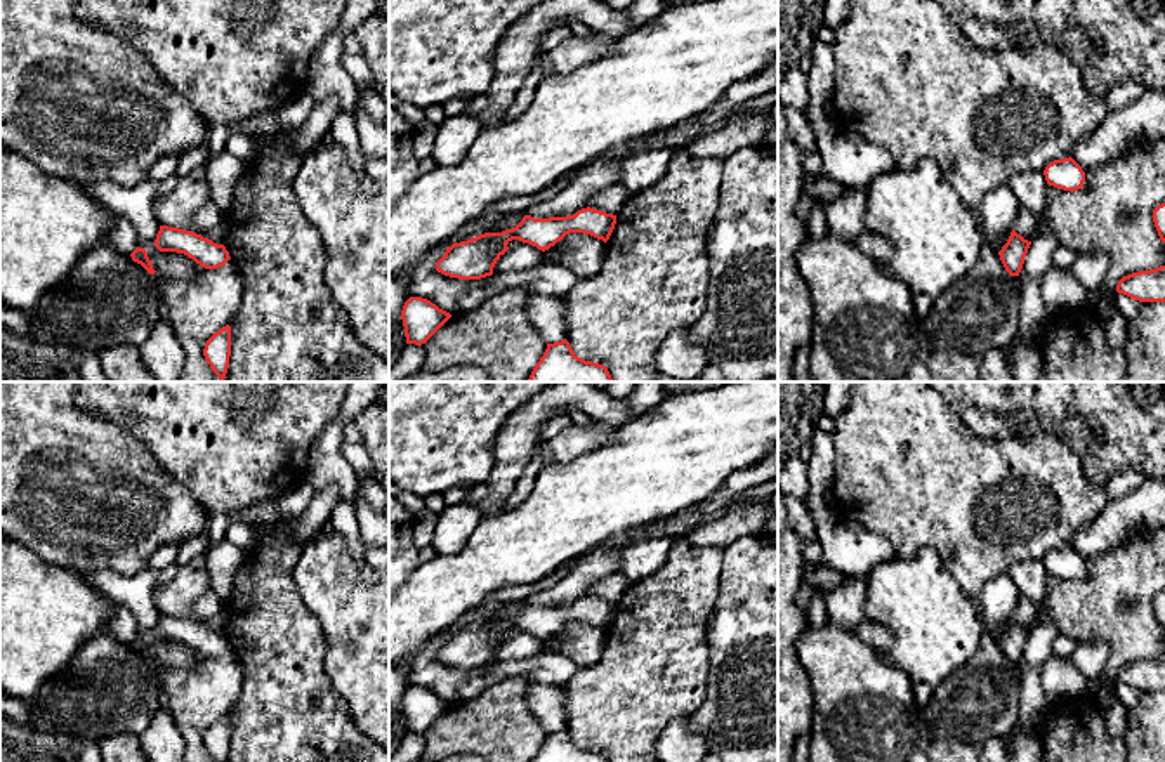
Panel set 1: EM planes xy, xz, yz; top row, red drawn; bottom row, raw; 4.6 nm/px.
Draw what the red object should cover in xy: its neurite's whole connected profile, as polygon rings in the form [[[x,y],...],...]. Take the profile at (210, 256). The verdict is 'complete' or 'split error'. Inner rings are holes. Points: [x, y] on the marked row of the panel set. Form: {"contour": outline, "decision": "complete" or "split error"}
{"contour": [[[160,226],[155,240],[160,252],[184,253],[205,269],[217,269],[231,257],[224,245],[179,227]]], "decision": "complete"}

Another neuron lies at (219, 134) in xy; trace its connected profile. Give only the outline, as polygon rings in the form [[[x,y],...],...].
[[[212,125],[208,135],[208,158],[226,151],[226,142],[231,134],[227,125]]]

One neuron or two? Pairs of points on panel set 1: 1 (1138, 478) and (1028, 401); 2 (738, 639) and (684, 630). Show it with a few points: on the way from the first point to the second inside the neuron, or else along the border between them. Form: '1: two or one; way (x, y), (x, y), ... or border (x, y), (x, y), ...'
1: two; border (1146, 476), (1134, 467), (1124, 467), (1105, 485)
2: two; border (717, 594), (717, 603), (707, 627), (707, 676)

